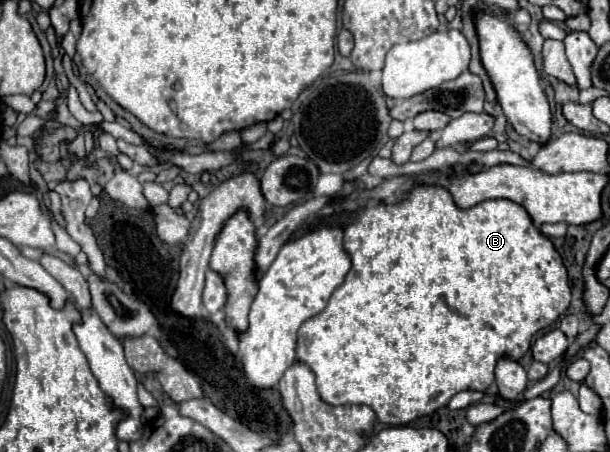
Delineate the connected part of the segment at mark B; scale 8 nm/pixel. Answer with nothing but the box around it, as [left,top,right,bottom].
[296,185,570,425]

